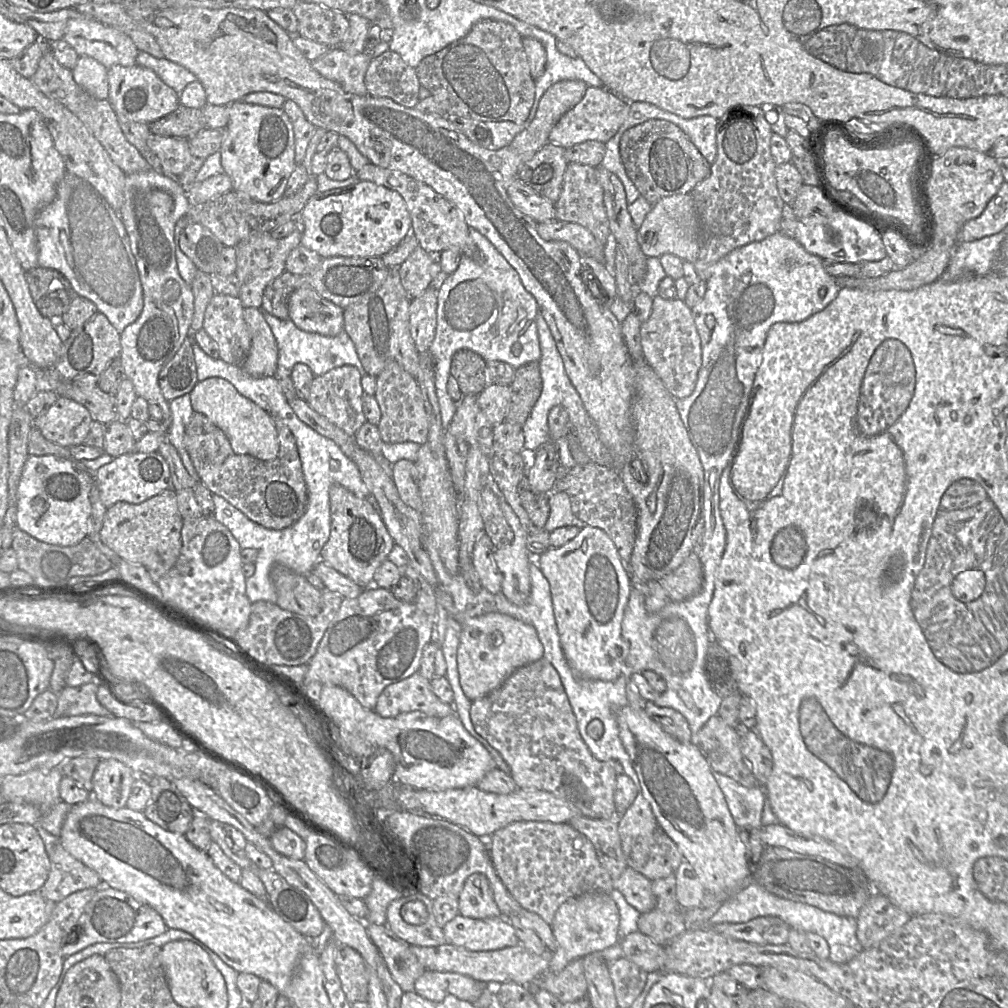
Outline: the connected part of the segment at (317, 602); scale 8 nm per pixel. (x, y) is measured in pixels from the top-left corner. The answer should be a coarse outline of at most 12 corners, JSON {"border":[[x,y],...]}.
{"border":[[276,564],[270,579],[278,607],[320,613],[322,590]]}

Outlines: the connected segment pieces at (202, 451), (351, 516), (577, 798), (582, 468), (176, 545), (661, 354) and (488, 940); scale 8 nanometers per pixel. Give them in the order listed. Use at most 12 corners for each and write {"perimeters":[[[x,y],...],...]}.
{"perimeters":[[[198,412],[184,445],[200,482],[282,530],[308,495],[295,437],[273,460],[235,453]],[[330,487],[320,562],[369,588],[394,540],[366,498]],[[545,658],[472,702],[519,789],[612,819],[623,766],[583,742]],[[575,464],[554,488],[628,564],[638,511],[619,471]],[[170,488],[107,508],[100,538],[158,582],[179,557]],[[652,298],[644,359],[675,399],[689,396],[701,339],[684,300]],[[457,915],[442,927],[449,944],[492,951],[519,944],[505,917]]]}

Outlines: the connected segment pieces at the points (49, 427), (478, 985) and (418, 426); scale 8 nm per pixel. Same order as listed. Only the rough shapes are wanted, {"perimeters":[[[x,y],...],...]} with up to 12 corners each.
{"perimeters":[[[60,396],[34,426],[70,448],[92,421],[83,405]],[[426,970],[414,992],[434,1002],[454,995],[474,1003],[488,983]],[[390,362],[377,376],[384,443],[428,442],[416,377]]]}

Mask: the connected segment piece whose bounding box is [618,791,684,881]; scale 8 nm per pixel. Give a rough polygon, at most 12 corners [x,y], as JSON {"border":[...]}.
{"border":[[640,791],[618,815],[627,864],[651,881],[684,860]]}

